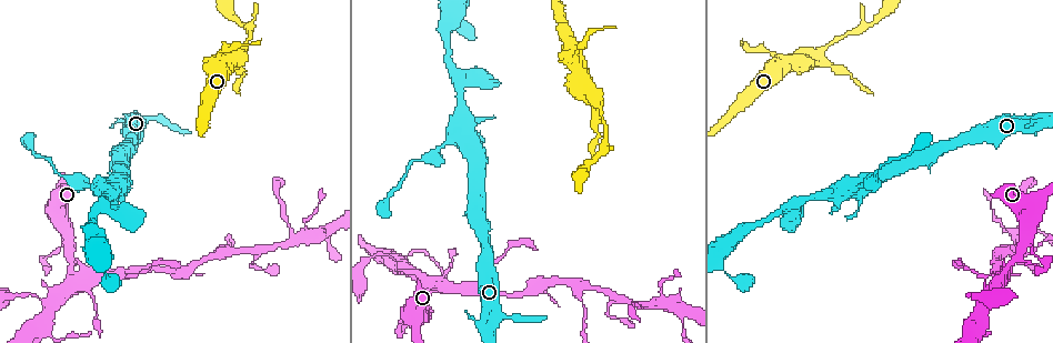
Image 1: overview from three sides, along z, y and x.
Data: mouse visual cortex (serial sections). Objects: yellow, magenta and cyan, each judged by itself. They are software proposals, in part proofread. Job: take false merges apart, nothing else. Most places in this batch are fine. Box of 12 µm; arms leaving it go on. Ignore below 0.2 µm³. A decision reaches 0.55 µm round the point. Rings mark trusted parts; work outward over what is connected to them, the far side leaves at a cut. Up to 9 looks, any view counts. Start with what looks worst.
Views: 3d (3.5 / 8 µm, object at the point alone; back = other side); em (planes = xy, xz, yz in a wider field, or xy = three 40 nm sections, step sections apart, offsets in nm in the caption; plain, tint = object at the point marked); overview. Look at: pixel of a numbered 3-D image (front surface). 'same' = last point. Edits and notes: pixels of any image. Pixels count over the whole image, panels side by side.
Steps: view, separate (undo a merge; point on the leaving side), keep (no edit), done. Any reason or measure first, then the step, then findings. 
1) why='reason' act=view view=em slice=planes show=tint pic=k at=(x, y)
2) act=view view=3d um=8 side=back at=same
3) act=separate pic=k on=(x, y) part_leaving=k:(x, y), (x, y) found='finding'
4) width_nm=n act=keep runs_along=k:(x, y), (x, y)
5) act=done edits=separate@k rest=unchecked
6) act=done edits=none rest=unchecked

why='branch point' act=view view=3d um=3.5 pic=1 at=(106, 181)

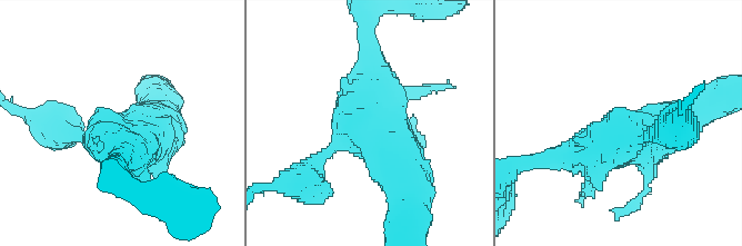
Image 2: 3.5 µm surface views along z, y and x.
why='need the tissue' act=view view=em slice=xy step=3 show=tint pic=2 at=(632, 129)

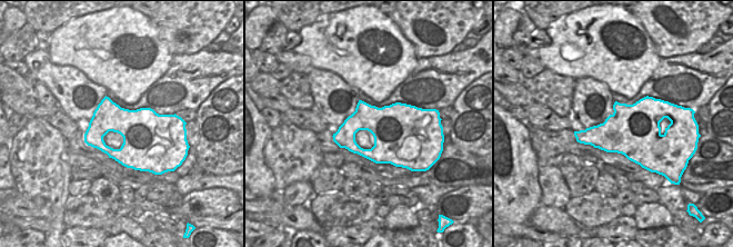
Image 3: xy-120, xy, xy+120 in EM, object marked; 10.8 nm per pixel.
act=keep runs_along=2:(695, 107), (565, 155) found='all the same cell'

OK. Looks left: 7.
why='three-way junction' act=view view=3d um=3.5 pic=1 at=(71, 271)

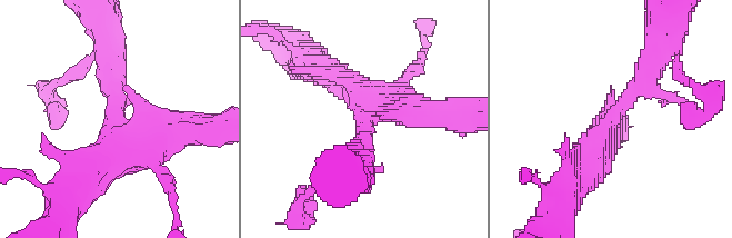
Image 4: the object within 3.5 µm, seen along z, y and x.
act=view view=em slice=planes show=tint pic=4 at=(369, 119)

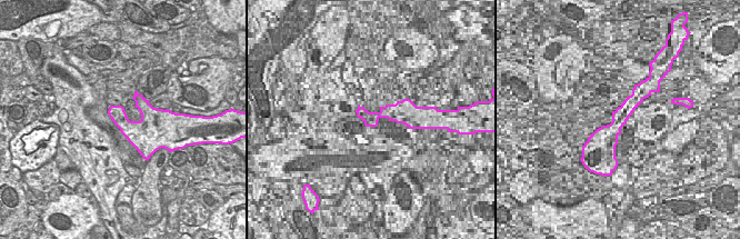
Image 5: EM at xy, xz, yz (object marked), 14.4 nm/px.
why='another direction' act=view view=em slice=xy step=3 show=tint at=same

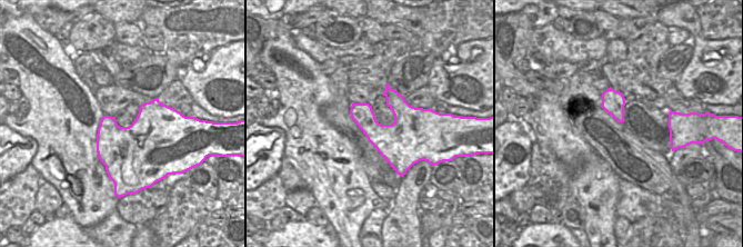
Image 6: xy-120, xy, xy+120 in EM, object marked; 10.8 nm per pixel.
act=keep runs_along=4:(108, 56), (114, 113), (136, 135), (187, 131) found='one cell here'

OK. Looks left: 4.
why='side arm on a straight run' act=view view=3d um=3.5 pic=1 at=(223, 249)

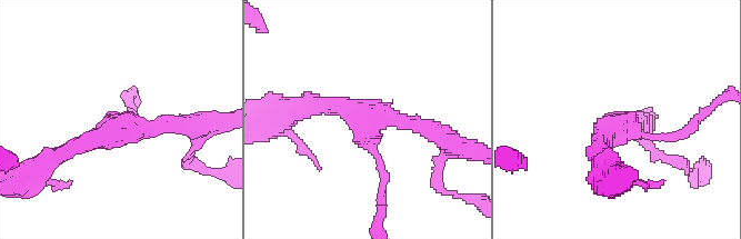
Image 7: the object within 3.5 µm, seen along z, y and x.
act=view view=em slice=xy step=1 show=tint pic=7 at=(613, 129)

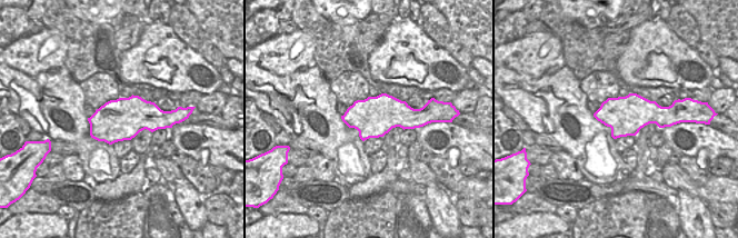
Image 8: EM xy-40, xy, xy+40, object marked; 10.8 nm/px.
arms=3 arm_widths_nm=150,200,250 act=keep runs_along=7:(57, 158), (114, 128), (193, 123) found='continuous, no second cell'

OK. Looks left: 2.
why='three-way junction' act=view view=3d um=8 pic=1 at=(664, 303)

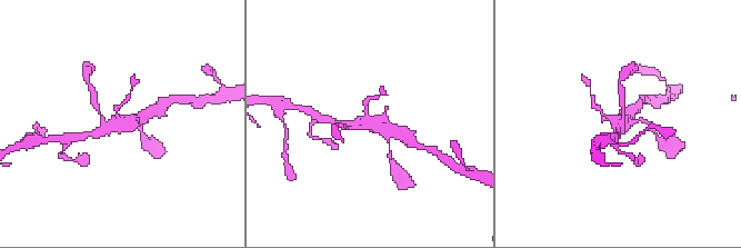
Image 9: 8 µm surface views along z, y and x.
why='now the EM' act=view view=em slice=xy step=3 show=tint pic=9 at=(124, 127)

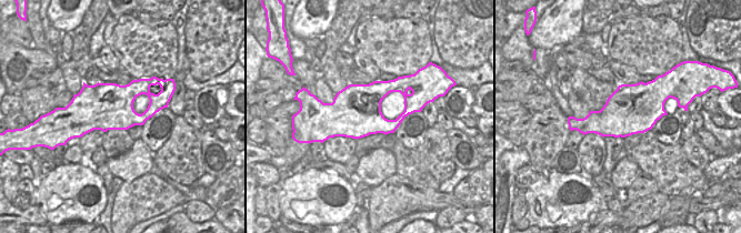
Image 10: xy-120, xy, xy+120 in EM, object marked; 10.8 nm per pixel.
width_nm=550 act=keep runs_along=9:(90, 135), (147, 115) found='all the same cell'

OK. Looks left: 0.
act=done edits=none rest=unchecked

